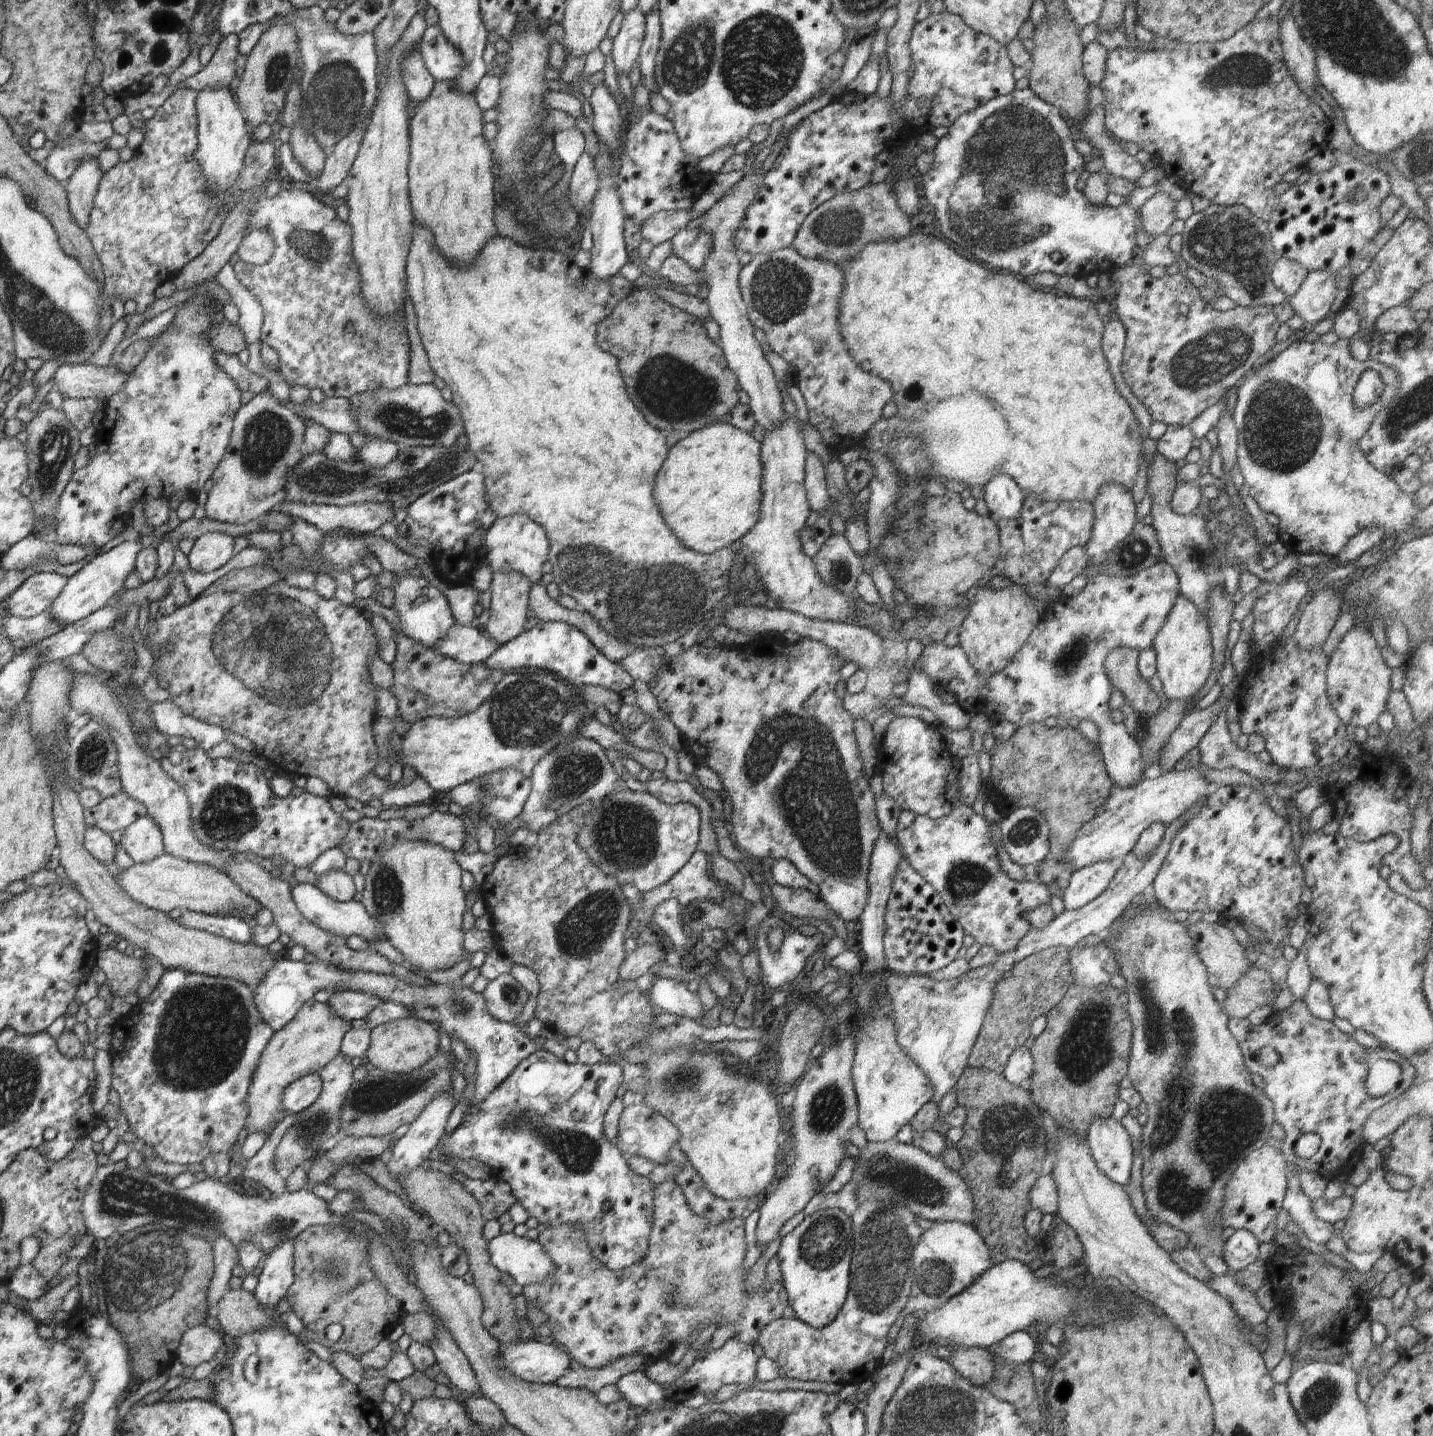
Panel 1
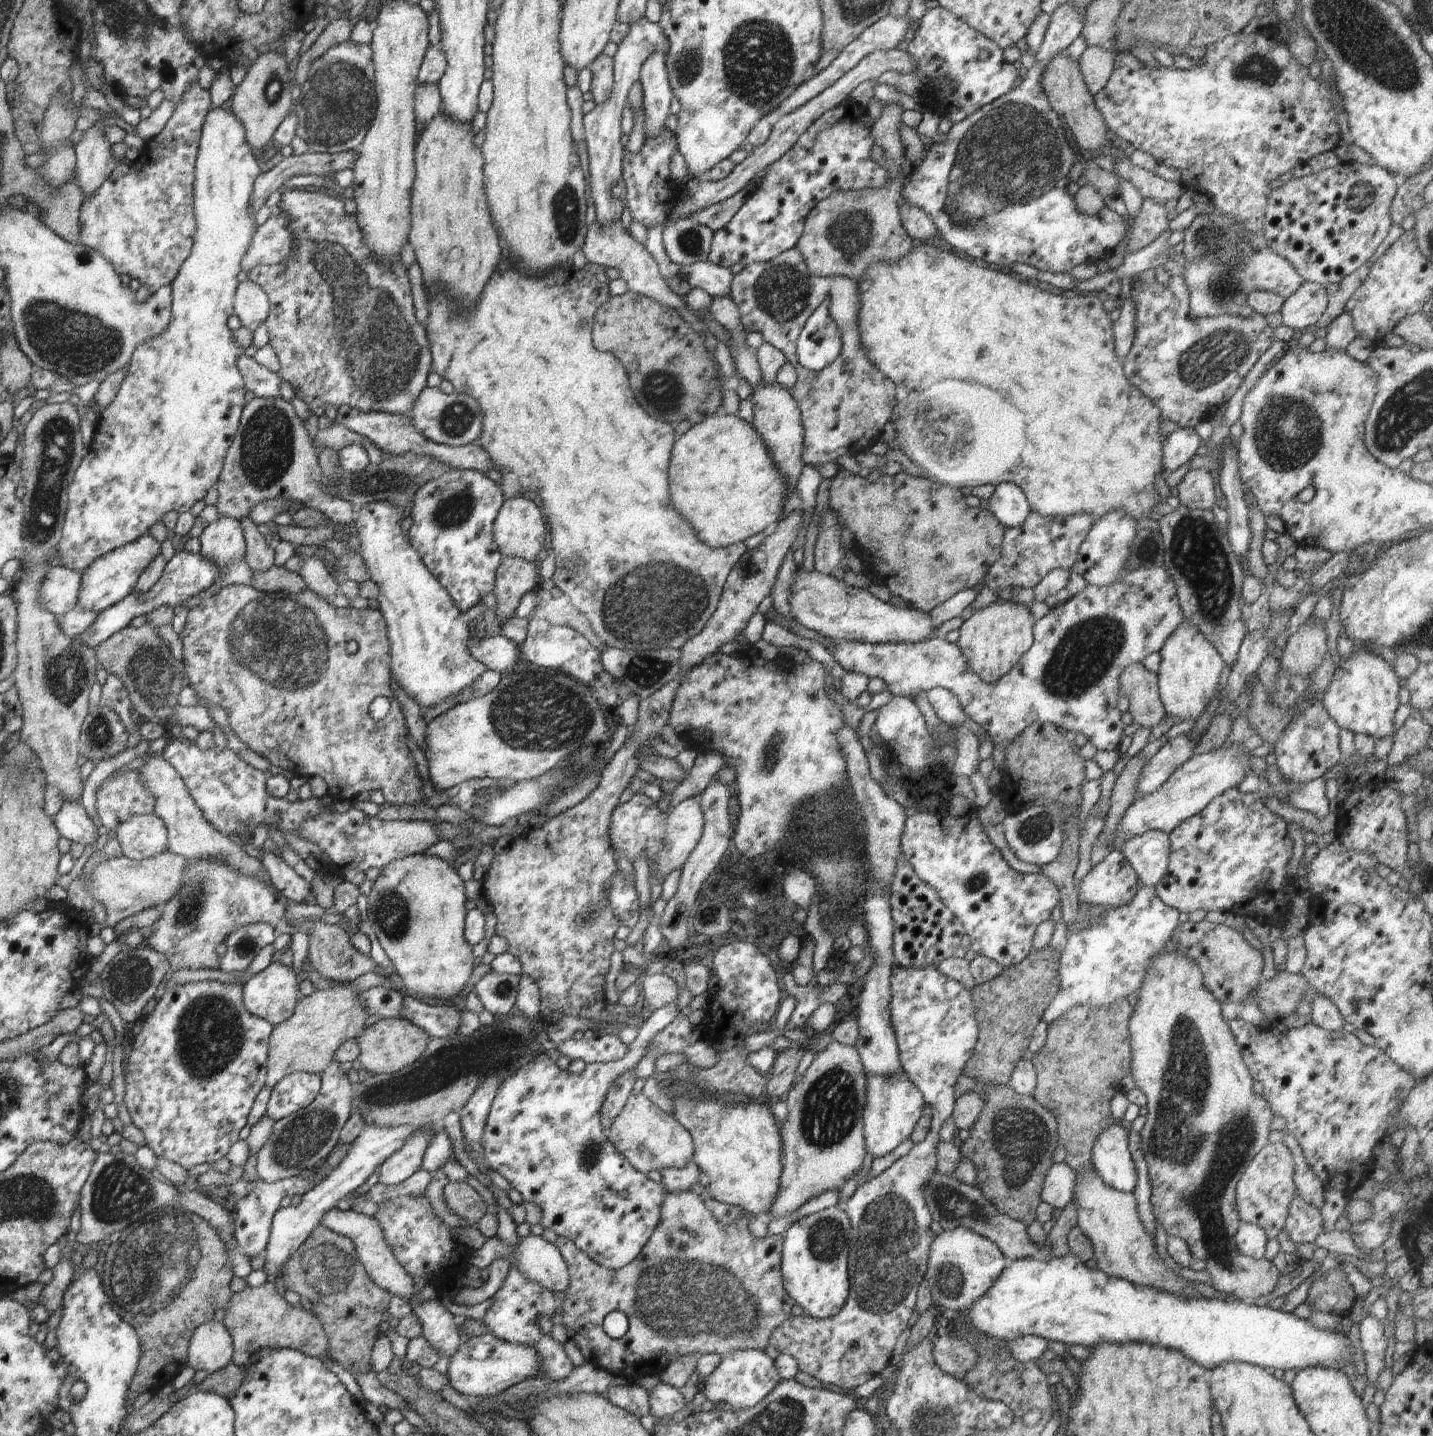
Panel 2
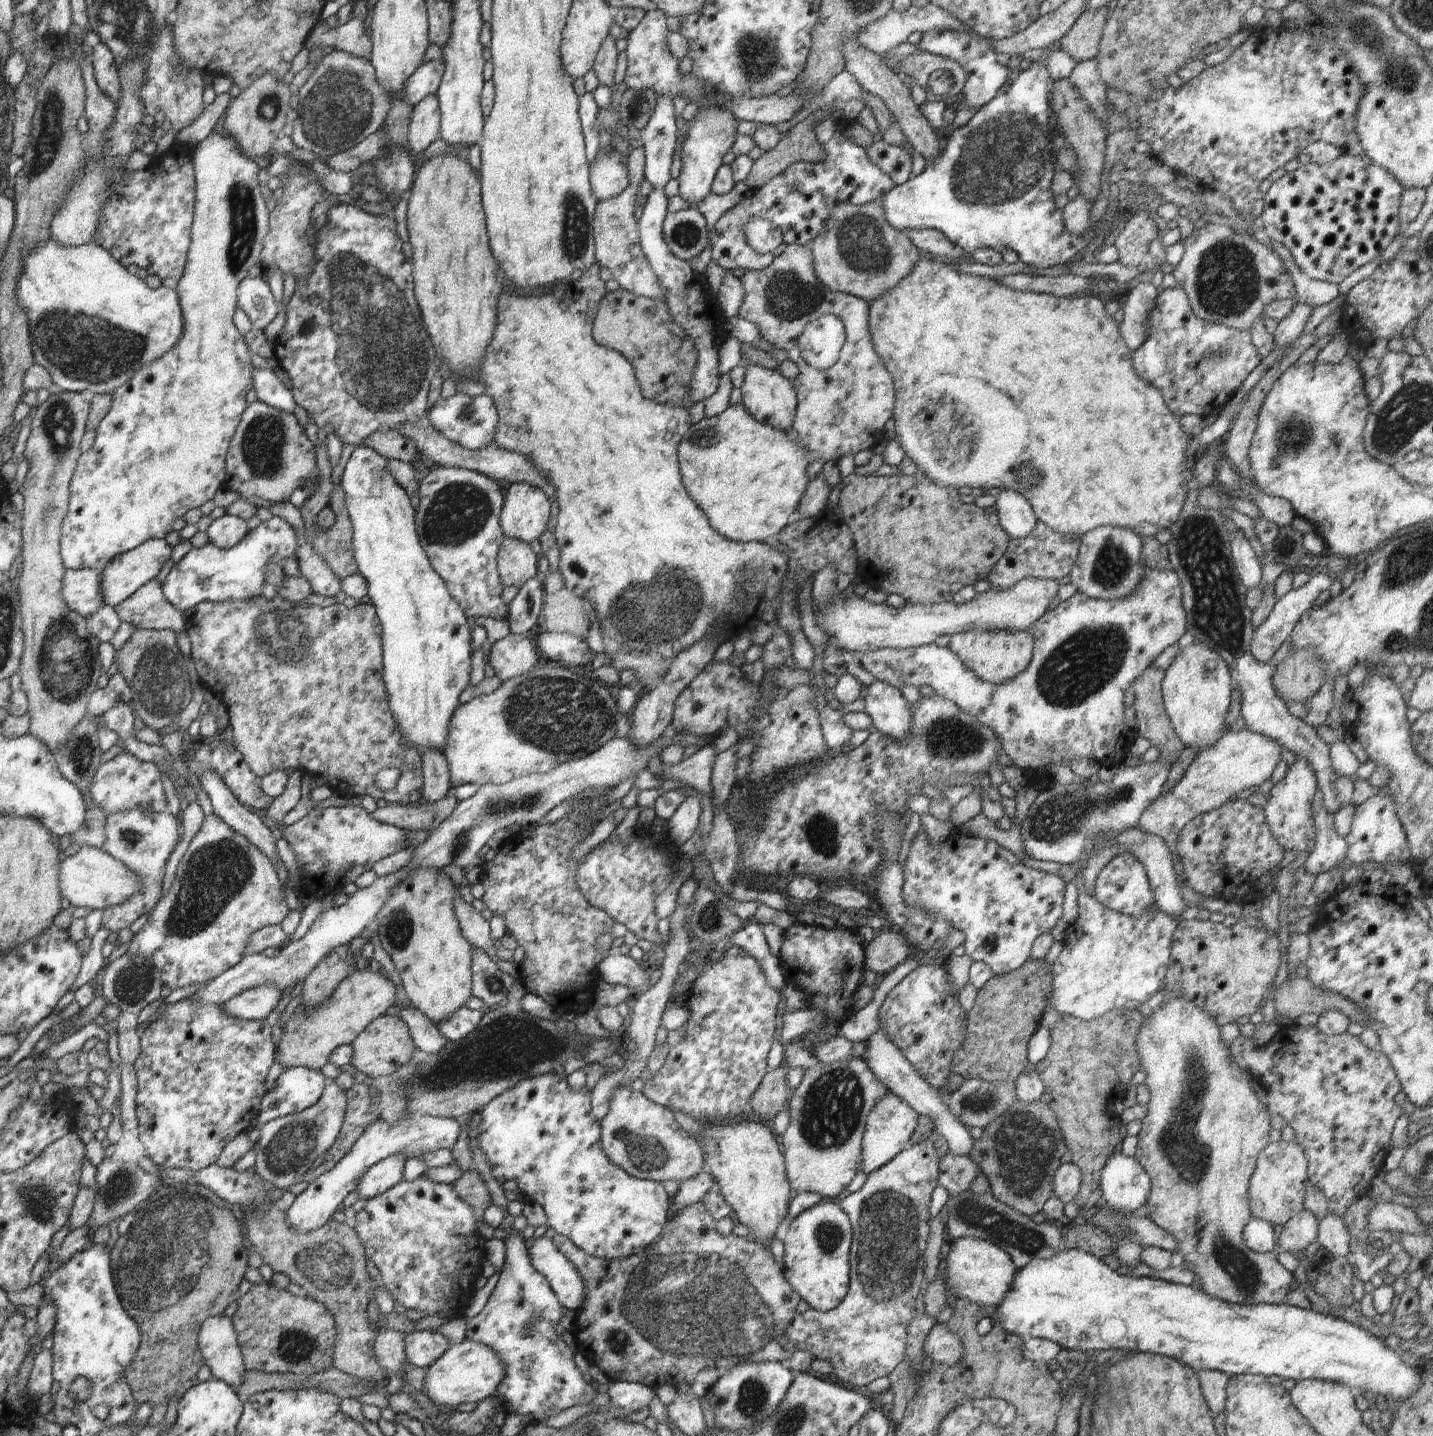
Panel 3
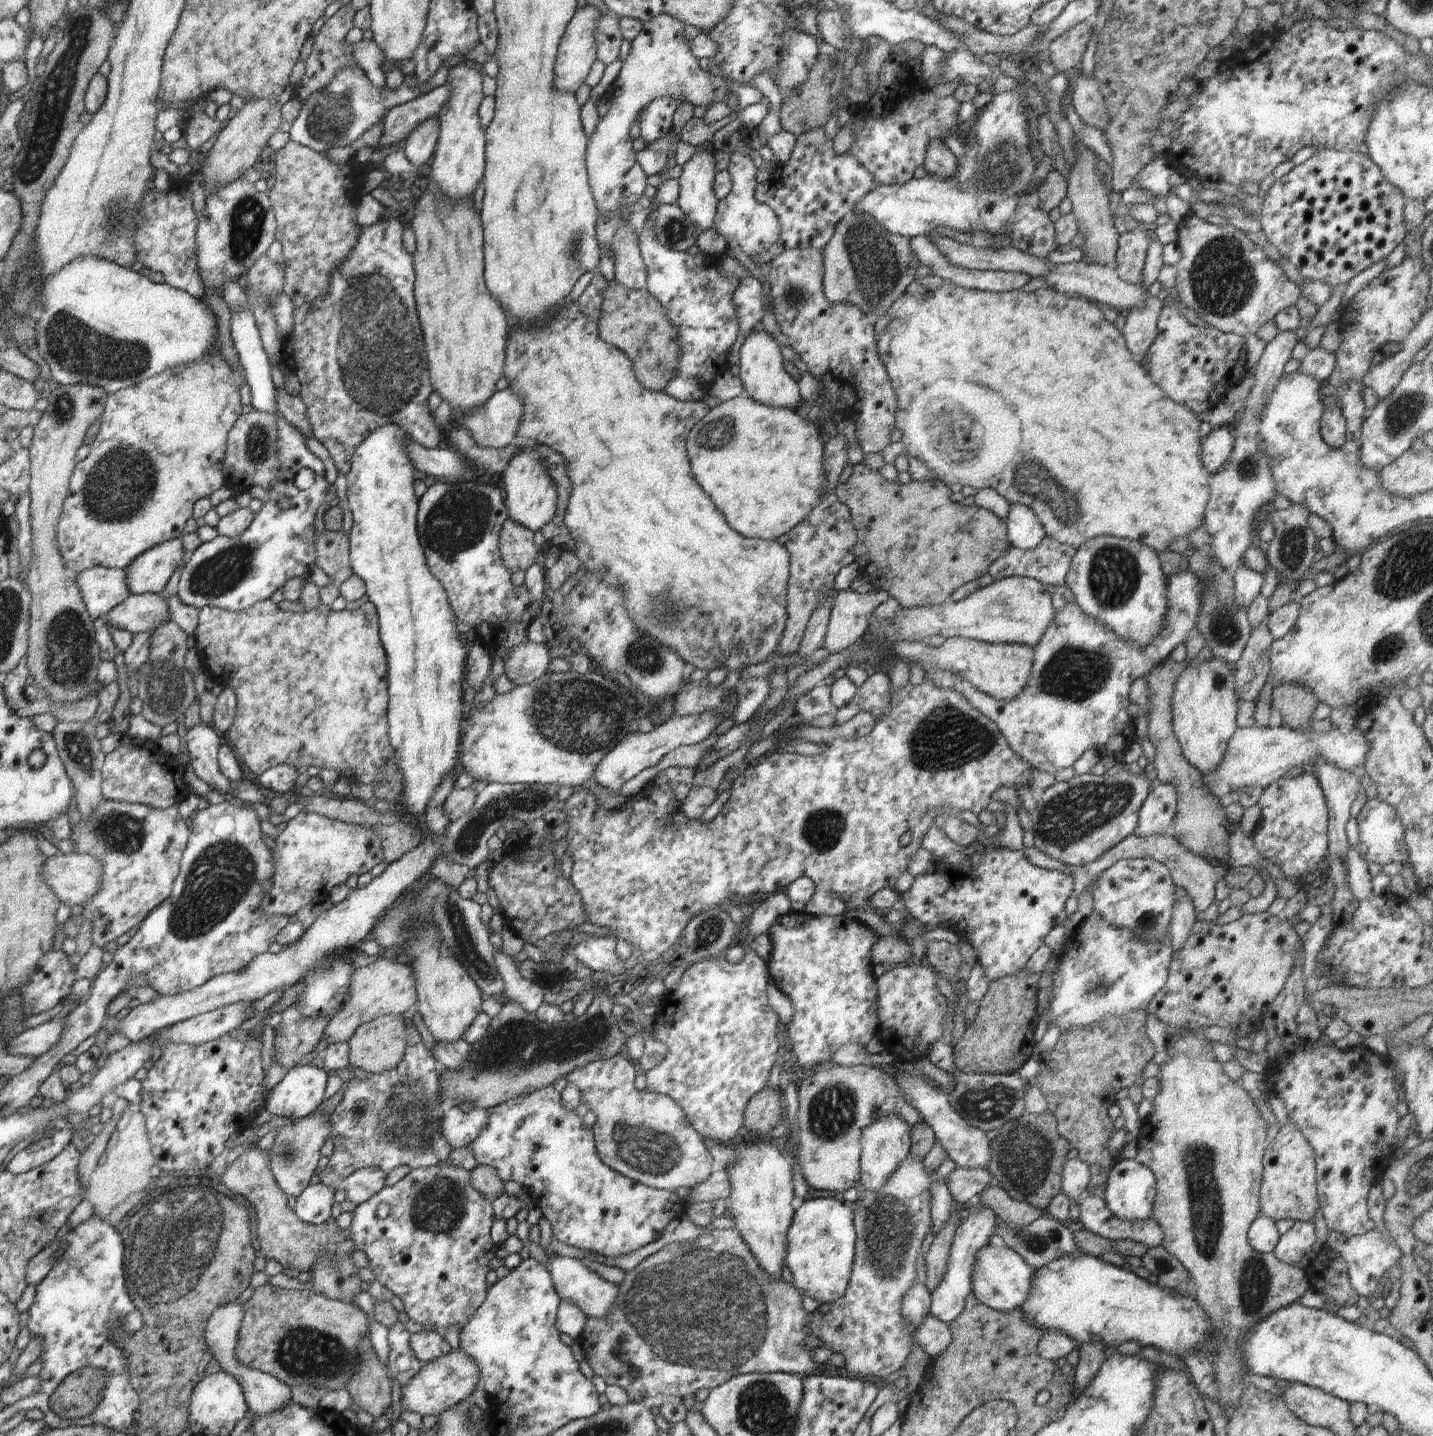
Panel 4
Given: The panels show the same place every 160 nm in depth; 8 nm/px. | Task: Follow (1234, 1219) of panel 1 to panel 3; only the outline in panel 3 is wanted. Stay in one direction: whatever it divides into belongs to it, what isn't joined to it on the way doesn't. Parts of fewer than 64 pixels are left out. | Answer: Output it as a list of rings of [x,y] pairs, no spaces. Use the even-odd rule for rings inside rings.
[[[1283,1139],[1269,1143],[1257,1158],[1256,1168],[1248,1186],[1252,1217],[1266,1220],[1273,1227],[1286,1224],[1304,1210],[1307,1181],[1308,1160],[1302,1146],[1295,1141],[1287,1142]]]

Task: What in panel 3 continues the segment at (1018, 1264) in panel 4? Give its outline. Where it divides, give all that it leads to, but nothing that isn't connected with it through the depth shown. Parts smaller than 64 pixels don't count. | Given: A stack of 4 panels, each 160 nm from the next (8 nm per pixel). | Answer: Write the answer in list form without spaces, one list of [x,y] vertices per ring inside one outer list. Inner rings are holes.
[[[948,1239],[943,1257],[940,1269],[946,1274],[947,1293],[953,1300],[962,1298],[975,1304],[996,1308],[1004,1300],[1004,1294],[1010,1290],[1010,1284],[1018,1272],[1016,1264],[1003,1249],[981,1239]]]

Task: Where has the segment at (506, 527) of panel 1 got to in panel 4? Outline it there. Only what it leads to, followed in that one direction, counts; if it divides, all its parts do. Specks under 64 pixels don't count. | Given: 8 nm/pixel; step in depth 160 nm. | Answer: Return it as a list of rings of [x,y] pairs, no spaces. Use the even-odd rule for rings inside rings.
[[[522,450],[510,458],[506,470],[503,471],[504,490],[506,491],[505,506],[508,517],[518,524],[524,524],[532,532],[542,528],[552,520],[558,510],[558,490],[554,480],[548,476],[548,468],[540,464],[542,456],[536,450]]]

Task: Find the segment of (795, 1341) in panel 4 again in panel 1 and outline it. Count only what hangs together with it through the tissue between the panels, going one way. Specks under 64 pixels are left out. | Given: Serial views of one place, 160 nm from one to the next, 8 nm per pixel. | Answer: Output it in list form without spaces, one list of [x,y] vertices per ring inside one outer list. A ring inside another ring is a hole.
[[[673,1181],[654,1188],[654,1218],[646,1255],[628,1268],[612,1271],[600,1264],[592,1256],[578,1224],[572,1228],[563,1223],[558,1228],[548,1228],[538,1236],[537,1242],[540,1242],[558,1270],[554,1270],[552,1278],[546,1282],[524,1287],[523,1294],[546,1316],[554,1342],[566,1346],[570,1351],[569,1357],[585,1368],[604,1368],[624,1356],[644,1356],[646,1364],[650,1366],[656,1360],[666,1358],[693,1333],[697,1334],[699,1327],[704,1329],[713,1323],[716,1328],[734,1325],[736,1333],[732,1339],[754,1345],[760,1332],[774,1320],[780,1319],[788,1306],[782,1280],[772,1285],[770,1290],[759,1286],[753,1294],[746,1291],[745,1282],[750,1269],[744,1270],[742,1266],[746,1256],[745,1220],[710,1224],[704,1216],[692,1211],[681,1187]]]

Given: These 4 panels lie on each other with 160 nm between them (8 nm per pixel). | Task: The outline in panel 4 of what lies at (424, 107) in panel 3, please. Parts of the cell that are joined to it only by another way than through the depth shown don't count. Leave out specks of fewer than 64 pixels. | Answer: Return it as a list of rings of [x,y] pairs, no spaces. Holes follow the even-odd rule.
[[[436,117],[424,120],[407,138],[406,158],[419,170],[433,158],[438,141],[439,121]]]

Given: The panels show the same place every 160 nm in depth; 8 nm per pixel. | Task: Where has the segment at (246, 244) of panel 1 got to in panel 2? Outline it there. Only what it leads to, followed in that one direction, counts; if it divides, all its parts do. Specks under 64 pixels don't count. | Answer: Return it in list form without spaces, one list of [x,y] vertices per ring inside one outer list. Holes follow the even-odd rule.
[[[282,211],[273,214],[258,227],[252,236],[252,244],[240,262],[242,275],[258,265],[278,265],[286,262],[292,246],[292,236],[288,227],[290,218]]]

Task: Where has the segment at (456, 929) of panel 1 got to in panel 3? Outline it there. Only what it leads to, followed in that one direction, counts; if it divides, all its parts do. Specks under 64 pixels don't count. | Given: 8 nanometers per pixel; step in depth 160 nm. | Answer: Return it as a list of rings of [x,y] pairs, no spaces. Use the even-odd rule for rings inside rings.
[[[434,868],[412,872],[376,914],[380,944],[390,956],[406,996],[434,1024],[448,1020],[473,997],[472,945],[460,930],[454,912],[455,885]]]

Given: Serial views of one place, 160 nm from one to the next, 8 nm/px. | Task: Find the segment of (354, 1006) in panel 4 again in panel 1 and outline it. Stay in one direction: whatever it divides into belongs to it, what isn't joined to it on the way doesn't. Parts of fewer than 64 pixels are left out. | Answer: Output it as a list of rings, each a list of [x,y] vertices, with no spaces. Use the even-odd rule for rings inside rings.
[[[311,999],[298,1010],[289,1024],[272,1034],[272,1038],[260,1056],[256,1072],[252,1074],[252,1082],[246,1096],[248,1116],[245,1129],[249,1134],[254,1132],[272,1134],[276,1125],[285,1118],[284,1108],[280,1104],[282,1092],[292,1082],[304,1076],[319,1074],[324,1066],[340,1054],[342,1040],[351,1029],[351,1023],[336,1016],[327,1003],[322,1004]]]

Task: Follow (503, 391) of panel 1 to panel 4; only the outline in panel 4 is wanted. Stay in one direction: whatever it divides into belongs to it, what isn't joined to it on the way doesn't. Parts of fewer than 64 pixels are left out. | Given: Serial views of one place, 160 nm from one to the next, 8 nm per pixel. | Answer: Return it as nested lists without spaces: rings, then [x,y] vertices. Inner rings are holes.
[[[596,271],[592,282],[576,302],[568,300],[546,320],[536,324],[518,325],[508,336],[506,342],[506,360],[504,360],[504,378],[510,382],[509,390],[516,392],[524,404],[524,416],[516,430],[517,436],[536,440],[537,445],[544,445],[558,452],[566,460],[568,478],[572,480],[572,494],[568,498],[568,508],[564,514],[564,526],[568,528],[572,540],[576,542],[576,558],[580,560],[586,574],[596,572],[604,574],[612,588],[620,590],[626,598],[626,614],[636,624],[636,628],[650,638],[658,640],[662,646],[672,648],[690,669],[703,669],[710,672],[716,668],[728,668],[728,672],[736,672],[750,665],[768,661],[776,653],[778,640],[784,634],[788,620],[788,578],[790,578],[790,556],[782,542],[775,540],[750,539],[740,536],[732,528],[728,528],[724,516],[716,510],[710,496],[698,486],[692,478],[686,442],[689,433],[709,412],[709,406],[703,400],[681,402],[668,396],[663,391],[655,392],[644,388],[635,378],[632,362],[624,352],[600,339],[598,331],[599,313],[603,295],[608,282],[599,271]]]

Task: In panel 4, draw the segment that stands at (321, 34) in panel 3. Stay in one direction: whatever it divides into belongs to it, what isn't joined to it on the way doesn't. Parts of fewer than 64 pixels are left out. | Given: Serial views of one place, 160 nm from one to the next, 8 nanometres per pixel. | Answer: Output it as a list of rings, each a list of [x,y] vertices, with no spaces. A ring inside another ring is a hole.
[[[360,40],[353,44],[352,56],[356,60],[358,67],[364,72],[364,75],[370,80],[374,88],[386,88],[386,80],[382,66],[386,60],[380,46],[373,41]]]

